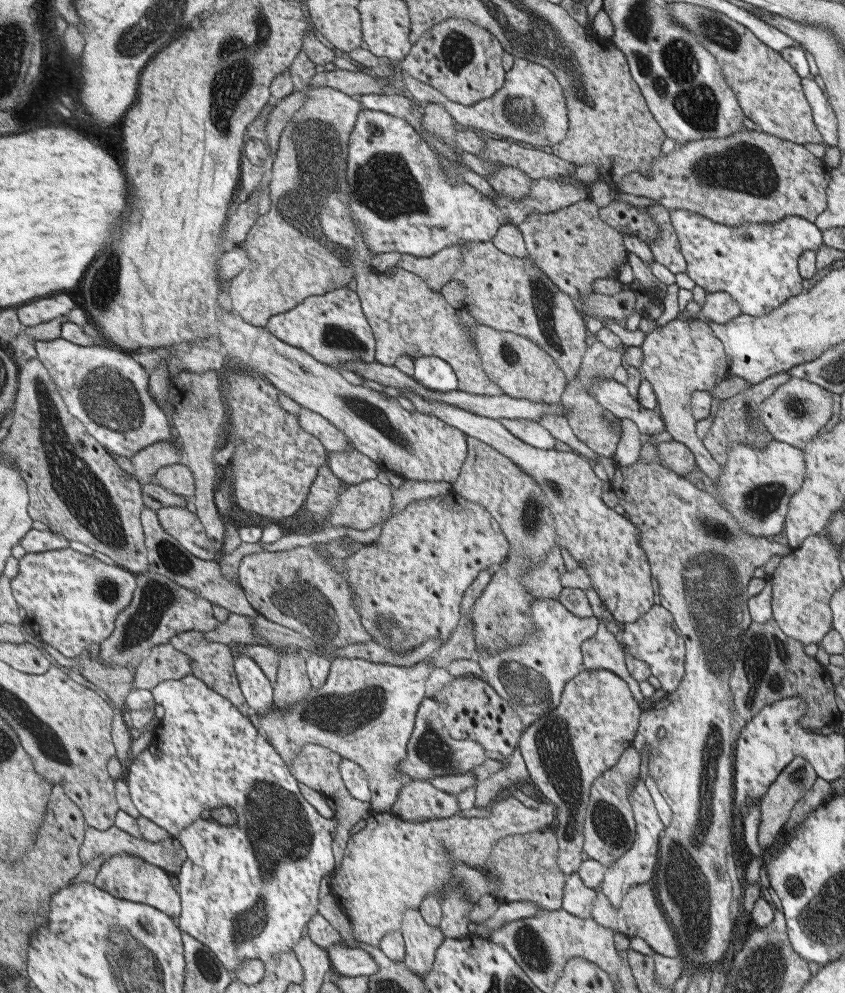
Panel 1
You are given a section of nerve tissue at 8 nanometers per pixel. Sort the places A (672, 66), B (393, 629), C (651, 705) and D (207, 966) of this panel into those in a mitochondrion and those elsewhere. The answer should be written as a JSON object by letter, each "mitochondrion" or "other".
{"A":"mitochondrion","B":"mitochondrion","C":"other","D":"mitochondrion"}

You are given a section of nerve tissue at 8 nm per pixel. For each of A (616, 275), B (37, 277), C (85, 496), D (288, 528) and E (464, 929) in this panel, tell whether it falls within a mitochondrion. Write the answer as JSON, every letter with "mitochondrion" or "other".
{"A":"other","B":"other","C":"mitochondrion","D":"other","E":"other"}

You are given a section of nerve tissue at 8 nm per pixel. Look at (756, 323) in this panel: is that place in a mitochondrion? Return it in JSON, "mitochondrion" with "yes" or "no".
{"mitochondrion":"no"}

